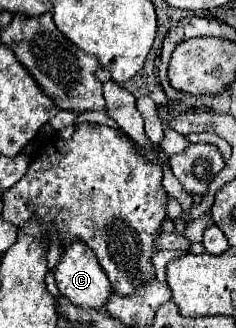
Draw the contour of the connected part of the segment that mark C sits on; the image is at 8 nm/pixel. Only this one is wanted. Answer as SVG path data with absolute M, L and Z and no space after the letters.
M75 240L63 250L61 262L55 266L53 274L55 274L57 288L61 290L61 294L77 308L101 308L107 304L107 298L111 294L111 282L107 280L93 250L87 248L83 242Z

